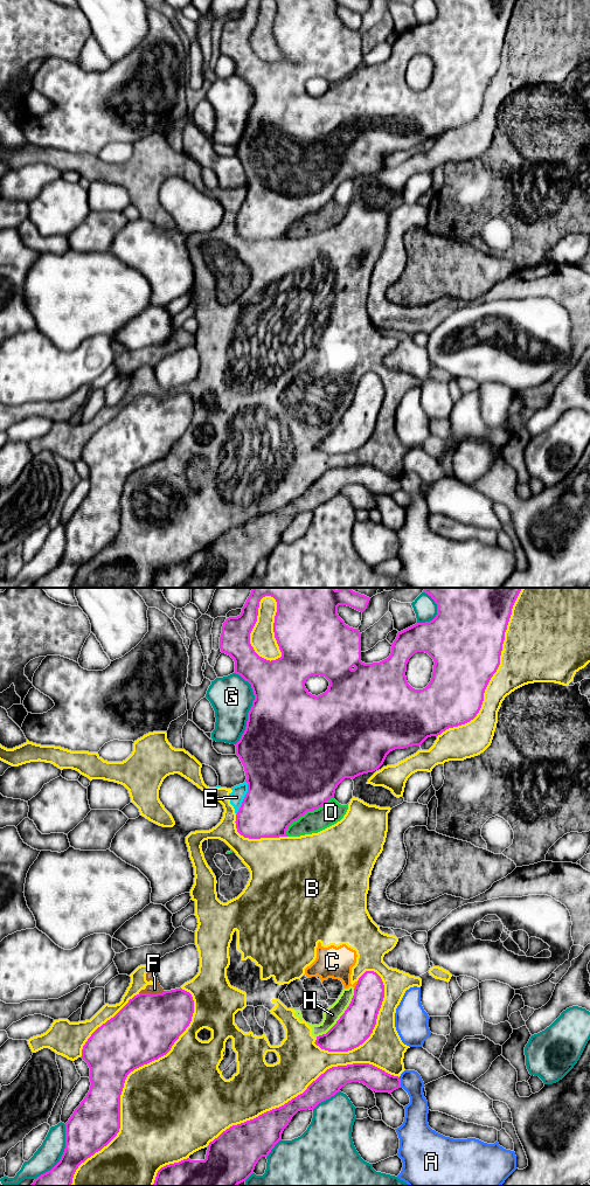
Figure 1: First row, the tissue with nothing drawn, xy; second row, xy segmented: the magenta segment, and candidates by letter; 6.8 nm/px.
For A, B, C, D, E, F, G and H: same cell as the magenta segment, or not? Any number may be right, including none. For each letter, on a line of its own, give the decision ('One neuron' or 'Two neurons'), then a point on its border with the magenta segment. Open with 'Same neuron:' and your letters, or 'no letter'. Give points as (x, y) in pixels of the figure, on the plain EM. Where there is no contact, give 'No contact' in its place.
Same neuron: no letter
A: Two neurons. Touches magenta at xy (400, 484)
B: Two neurons. Touches magenta at xy (124, 484)
C: Two neurons. Touches magenta at xy (356, 387)
D: Two neurons. Touches magenta at xy (306, 213)
E: Two neurons. Touches magenta at xy (244, 200)
F: Two neurons. Touches magenta at xy (152, 396)
G: Two neurons. Touches magenta at xy (251, 109)
H: Two neurons. Touches magenta at xy (341, 417)

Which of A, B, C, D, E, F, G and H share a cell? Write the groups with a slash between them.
A / B C E F H / D / G

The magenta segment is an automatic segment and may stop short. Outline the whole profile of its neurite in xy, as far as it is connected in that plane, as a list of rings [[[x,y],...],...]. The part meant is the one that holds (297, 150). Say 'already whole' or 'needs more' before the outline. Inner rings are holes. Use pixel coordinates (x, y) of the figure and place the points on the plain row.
already whole | [[[248,0],[240,18],[225,21],[220,39],[221,54],[234,61],[235,75],[251,86],[255,97],[255,102],[248,115],[245,132],[240,143],[235,146],[236,157],[244,168],[247,178],[245,183],[248,185],[248,194],[236,216],[235,224],[237,234],[249,241],[287,238],[287,229],[307,213],[317,211],[327,202],[334,200],[335,190],[345,180],[354,181],[360,176],[373,174],[383,166],[390,153],[421,147],[428,139],[438,138],[449,130],[458,129],[473,122],[481,110],[485,91],[500,67],[505,34],[512,16],[513,7],[516,2],[516,0],[432,0],[437,6],[437,16],[432,22],[417,25],[398,34],[396,41],[391,46],[391,55],[387,61],[380,64],[365,65],[361,63],[361,35],[359,30],[353,30],[345,26],[338,16],[338,8],[347,7],[363,14],[370,0],[275,0],[277,4],[277,14],[275,18],[273,34],[282,58],[271,63],[259,58],[250,46],[250,35],[257,23],[261,1],[262,0]],[[417,54],[428,55],[435,63],[431,83],[423,91],[412,90],[408,85],[405,78],[407,65]],[[312,77],[325,78],[329,83],[328,91],[318,98],[312,97],[305,89],[306,82]]]

